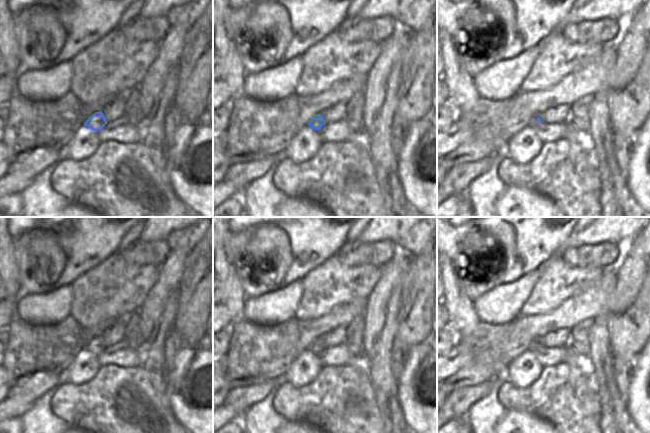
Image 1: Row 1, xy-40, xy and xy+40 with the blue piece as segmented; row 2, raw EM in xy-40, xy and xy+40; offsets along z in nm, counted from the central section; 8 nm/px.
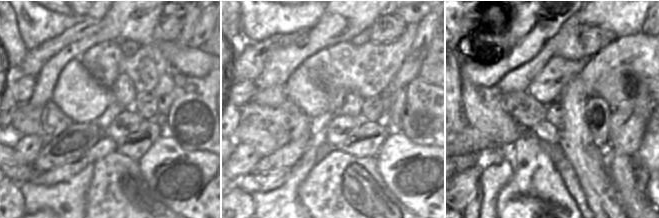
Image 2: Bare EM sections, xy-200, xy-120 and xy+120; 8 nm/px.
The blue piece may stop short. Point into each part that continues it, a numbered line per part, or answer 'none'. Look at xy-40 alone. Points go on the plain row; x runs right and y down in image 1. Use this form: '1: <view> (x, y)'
none

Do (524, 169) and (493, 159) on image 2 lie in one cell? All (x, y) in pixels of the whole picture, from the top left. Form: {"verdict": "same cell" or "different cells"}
{"verdict": "different cells"}

